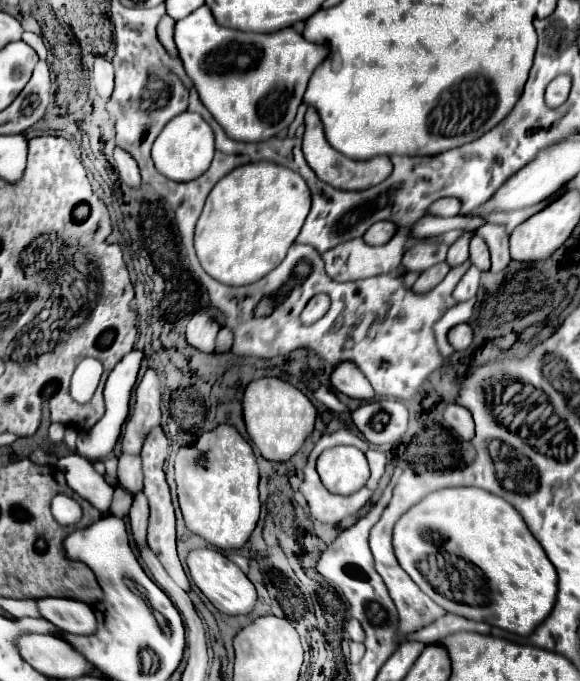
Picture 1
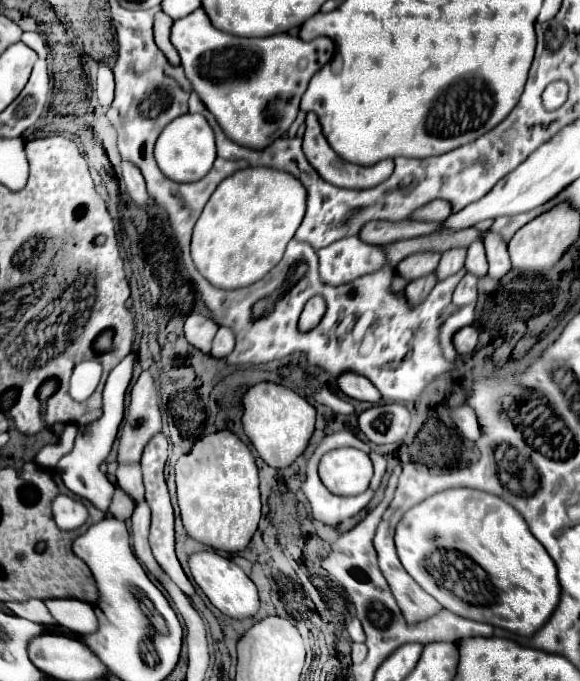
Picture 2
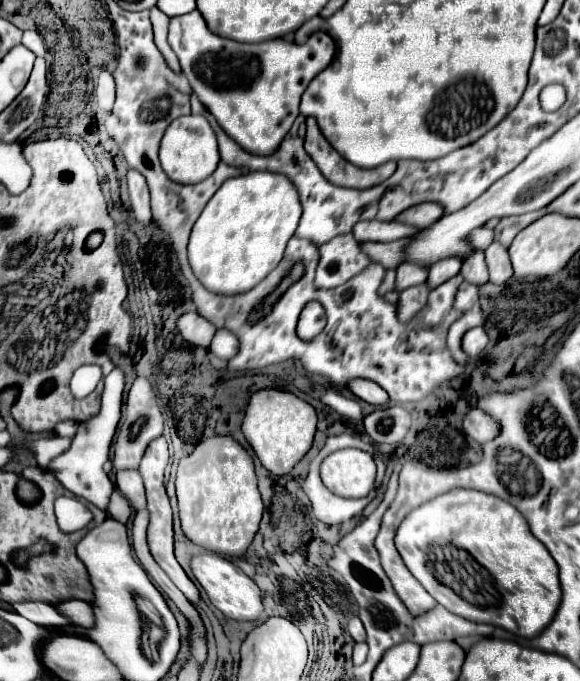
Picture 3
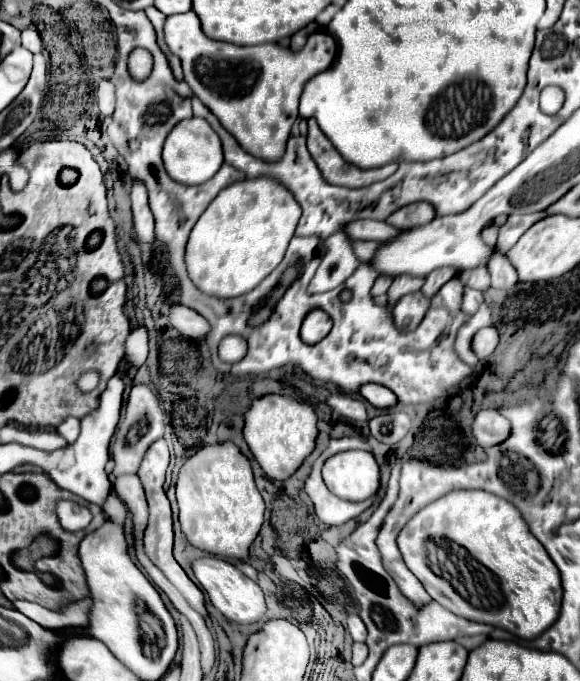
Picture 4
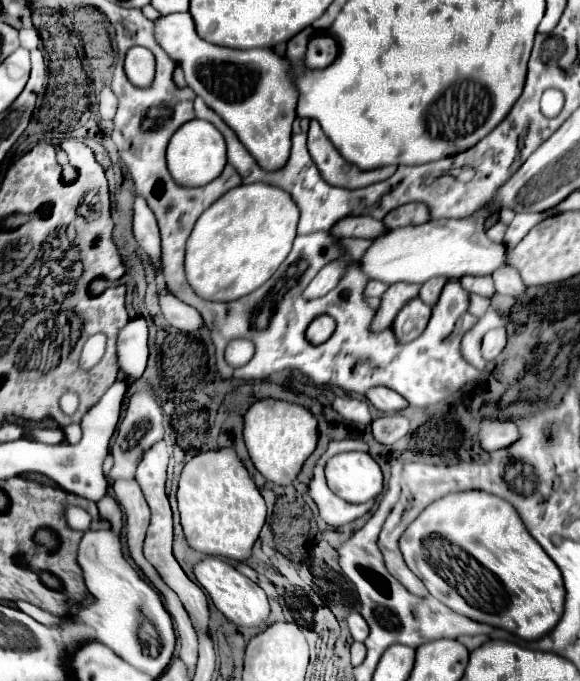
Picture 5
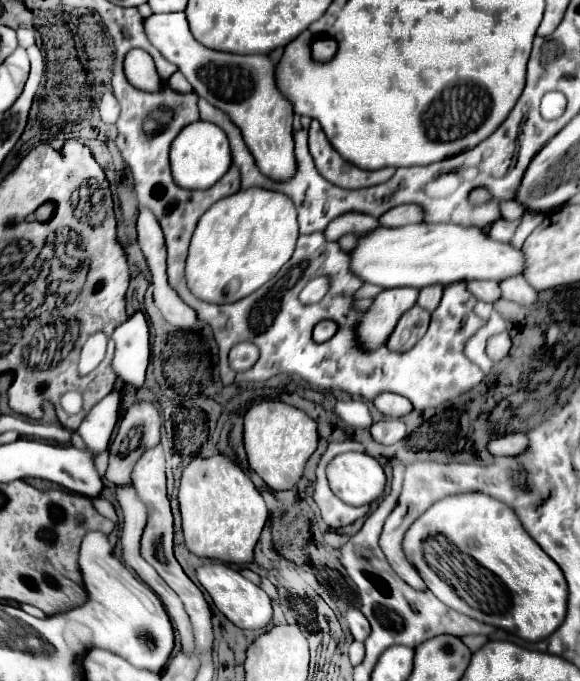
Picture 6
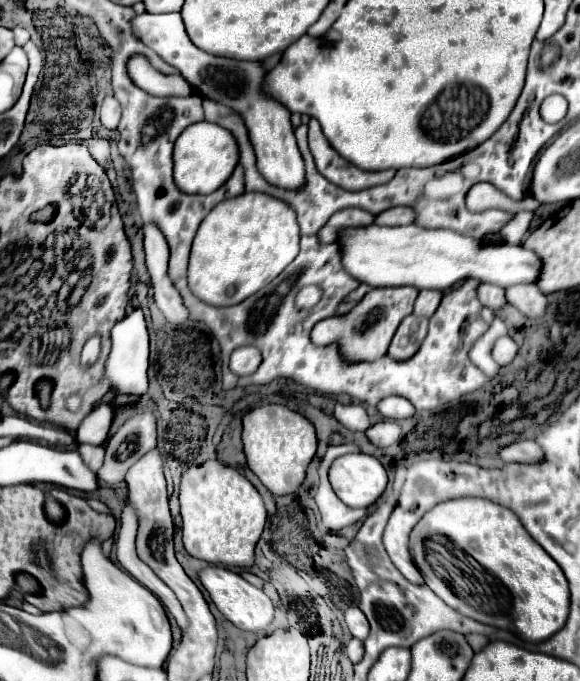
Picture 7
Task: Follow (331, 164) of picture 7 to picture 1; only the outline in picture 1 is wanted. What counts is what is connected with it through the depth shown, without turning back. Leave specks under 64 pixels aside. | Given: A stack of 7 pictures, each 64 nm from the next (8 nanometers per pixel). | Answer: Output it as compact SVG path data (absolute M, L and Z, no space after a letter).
M308 108L308 112L306 112L306 132L304 132L302 148L304 148L304 156L306 156L308 166L316 172L316 176L322 182L326 182L334 188L340 188L340 190L366 190L366 188L376 186L382 180L386 180L392 172L392 162L388 156L376 156L370 162L354 162L354 160L342 156L340 152L336 152L332 146L328 146L328 142L324 138L320 116L314 108Z

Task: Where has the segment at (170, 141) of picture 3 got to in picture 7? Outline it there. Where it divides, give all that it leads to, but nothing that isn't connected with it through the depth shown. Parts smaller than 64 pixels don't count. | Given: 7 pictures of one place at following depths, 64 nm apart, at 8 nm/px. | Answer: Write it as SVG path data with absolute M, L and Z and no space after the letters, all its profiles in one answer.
M198 122L186 128L174 146L174 182L178 190L186 194L212 194L222 186L238 166L238 144L230 130L212 124Z

